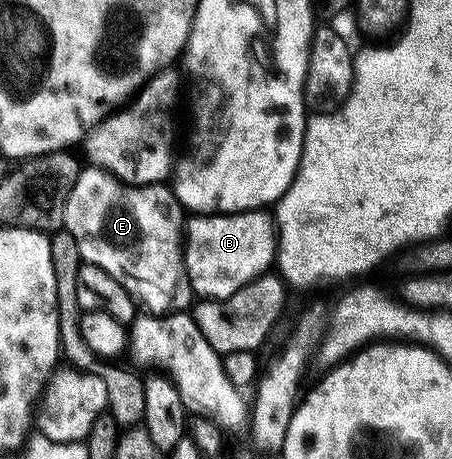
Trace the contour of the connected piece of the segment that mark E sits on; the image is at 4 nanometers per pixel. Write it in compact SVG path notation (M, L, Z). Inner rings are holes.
M84 167L79 173L76 189L82 188L115 188L111 197L107 196L82 196L79 190L72 192L71 201L65 206L63 228L76 239L80 250L80 258L84 264L101 266L105 274L117 278L121 286L140 305L143 304L148 313L153 316L165 316L176 310L187 310L192 307L193 293L191 283L185 270L183 261L183 234L185 231L185 209L176 198L170 187L162 184L147 184L136 186L120 183L114 176L100 168Z

